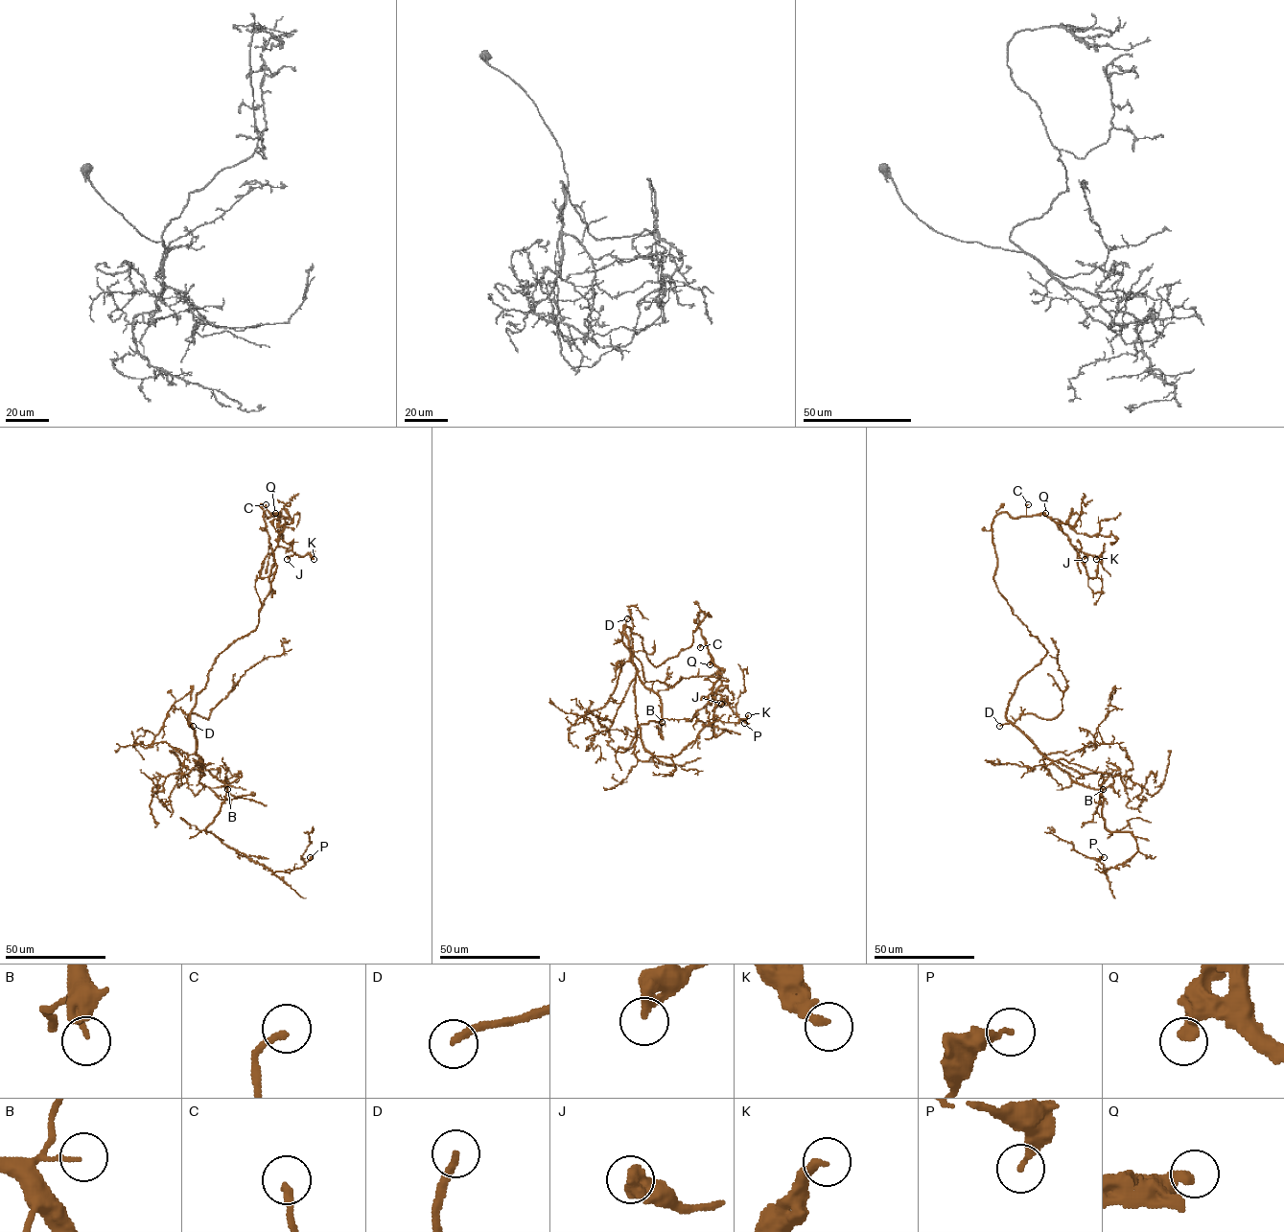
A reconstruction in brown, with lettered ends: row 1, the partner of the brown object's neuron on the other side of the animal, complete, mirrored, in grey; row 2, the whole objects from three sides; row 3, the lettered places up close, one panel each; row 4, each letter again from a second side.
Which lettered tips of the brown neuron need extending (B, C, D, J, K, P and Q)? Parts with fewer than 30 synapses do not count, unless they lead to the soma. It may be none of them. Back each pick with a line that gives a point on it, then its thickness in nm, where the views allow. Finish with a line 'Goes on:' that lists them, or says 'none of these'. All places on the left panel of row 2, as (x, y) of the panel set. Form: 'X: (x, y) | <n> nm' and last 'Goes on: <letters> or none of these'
D: (193, 726) | 240 nm
Goes on: D

